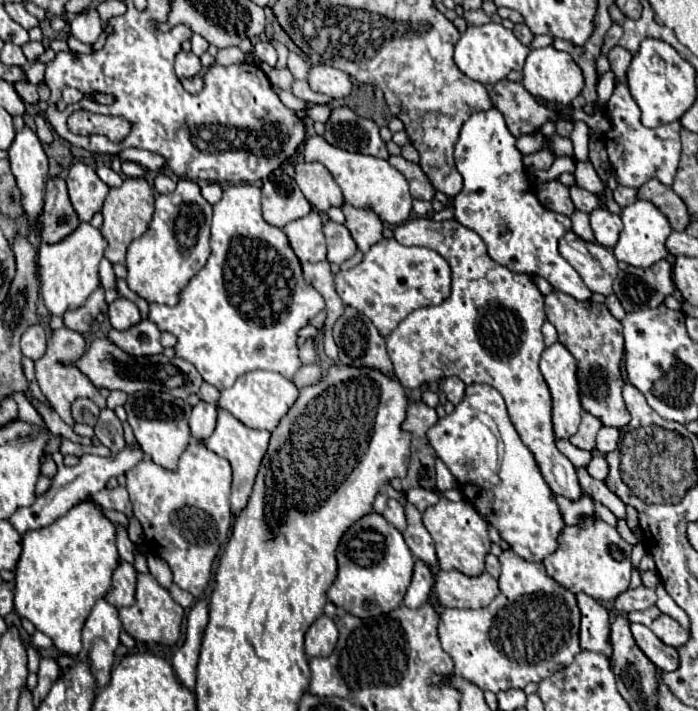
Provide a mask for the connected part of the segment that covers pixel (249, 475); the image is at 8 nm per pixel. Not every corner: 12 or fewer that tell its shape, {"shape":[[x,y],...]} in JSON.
{"shape":[[218,410],[200,442],[232,466],[232,514],[248,504],[268,450],[268,430],[252,430]]}

